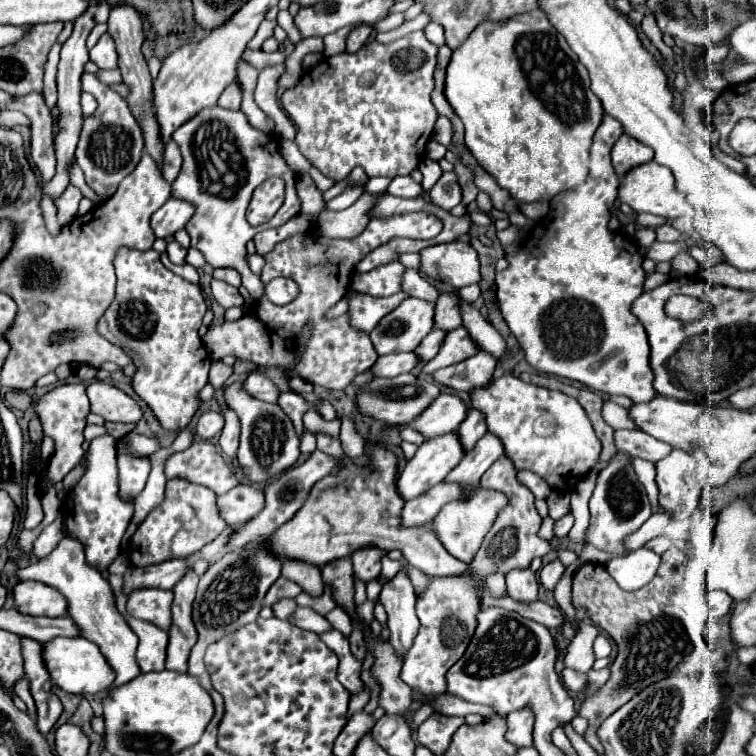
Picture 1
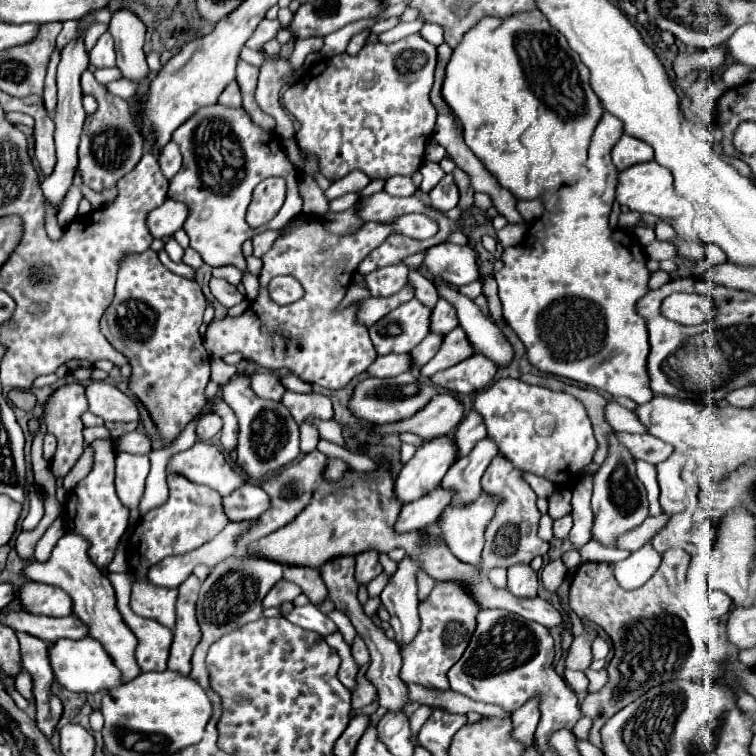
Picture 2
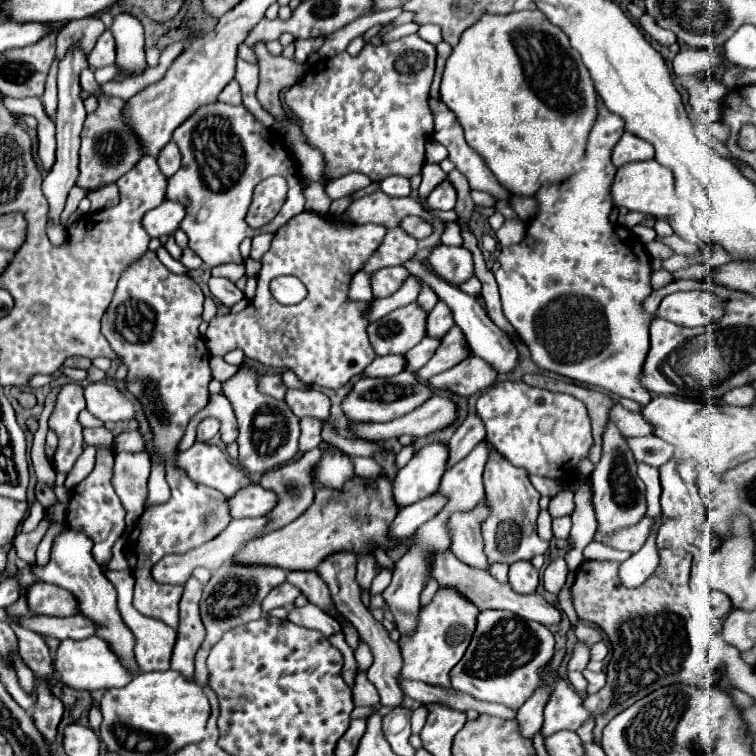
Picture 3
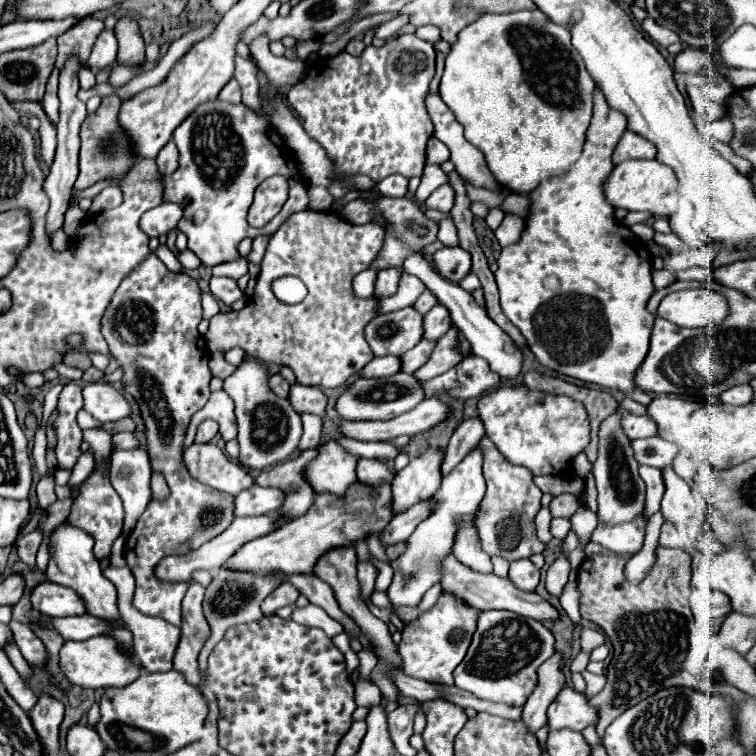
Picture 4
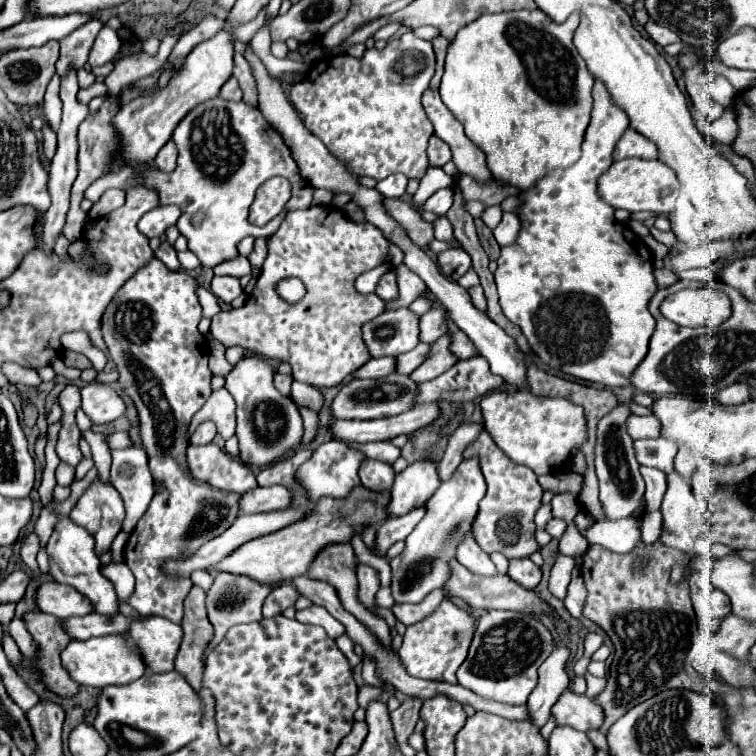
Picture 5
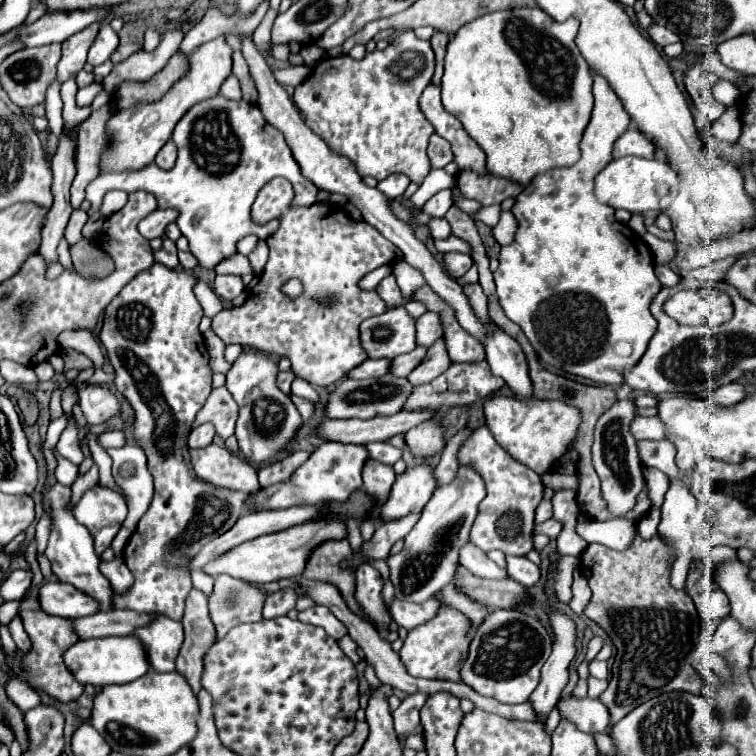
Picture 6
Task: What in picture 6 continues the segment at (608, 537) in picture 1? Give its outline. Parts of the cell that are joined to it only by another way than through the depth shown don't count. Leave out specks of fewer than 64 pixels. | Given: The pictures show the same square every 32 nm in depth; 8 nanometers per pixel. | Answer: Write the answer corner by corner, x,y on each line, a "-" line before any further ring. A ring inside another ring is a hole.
616,400
596,422
594,428
594,444
592,444
592,464
602,482
604,500
610,506
610,512
624,514
636,504
636,496
644,488
642,462
638,458
636,438
630,434
630,424
636,416
634,400

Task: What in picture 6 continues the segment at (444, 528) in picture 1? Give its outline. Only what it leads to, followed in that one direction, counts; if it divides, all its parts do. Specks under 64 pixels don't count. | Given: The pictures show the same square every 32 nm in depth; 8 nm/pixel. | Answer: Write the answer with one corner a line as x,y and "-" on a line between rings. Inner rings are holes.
470,542
460,550
460,564
466,570
470,570
474,576
480,576
480,578
490,578
490,580
508,578
508,572
504,568
492,562
480,548
476,548

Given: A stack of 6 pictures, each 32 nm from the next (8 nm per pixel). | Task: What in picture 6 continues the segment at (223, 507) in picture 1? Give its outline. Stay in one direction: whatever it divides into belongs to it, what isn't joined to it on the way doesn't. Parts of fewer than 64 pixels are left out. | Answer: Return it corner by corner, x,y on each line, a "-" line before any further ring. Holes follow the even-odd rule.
324,442
318,446
310,458
290,476
288,482
262,488
248,496
246,510
272,510
272,508
290,508
300,504
322,504
322,502
346,502
352,492
362,488
362,468
370,458
366,446
344,446
340,442

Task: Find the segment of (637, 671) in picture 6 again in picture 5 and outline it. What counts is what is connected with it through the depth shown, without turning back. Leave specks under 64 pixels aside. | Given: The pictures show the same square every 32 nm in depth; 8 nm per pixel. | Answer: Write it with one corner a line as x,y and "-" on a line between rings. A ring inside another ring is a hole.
660,540
650,546
638,542
636,548
626,554
616,554
594,544
582,556
580,572
588,588
582,614
596,622
610,636
616,648
608,686
596,698
606,712
606,722
600,732
606,732
636,704
664,690
686,688
692,692
704,692
704,678
686,664
686,654
692,646
692,634
698,628
688,584
684,580
680,586
674,586
670,580
672,566
682,558
684,554
680,550
668,548
-
638,558
648,558
648,562
634,572

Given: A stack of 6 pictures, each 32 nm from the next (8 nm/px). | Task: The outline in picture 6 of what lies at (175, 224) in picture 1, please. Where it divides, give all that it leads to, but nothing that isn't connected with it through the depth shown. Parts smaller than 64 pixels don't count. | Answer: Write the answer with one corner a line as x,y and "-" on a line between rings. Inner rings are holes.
158,208
156,212
148,214
148,216
138,224
138,230
142,232
142,236
144,236
146,240
162,238
164,232
166,232
166,226
168,226
170,222
174,222
176,218
178,218
178,212
176,212
176,210
170,210
170,208
162,210
162,208

